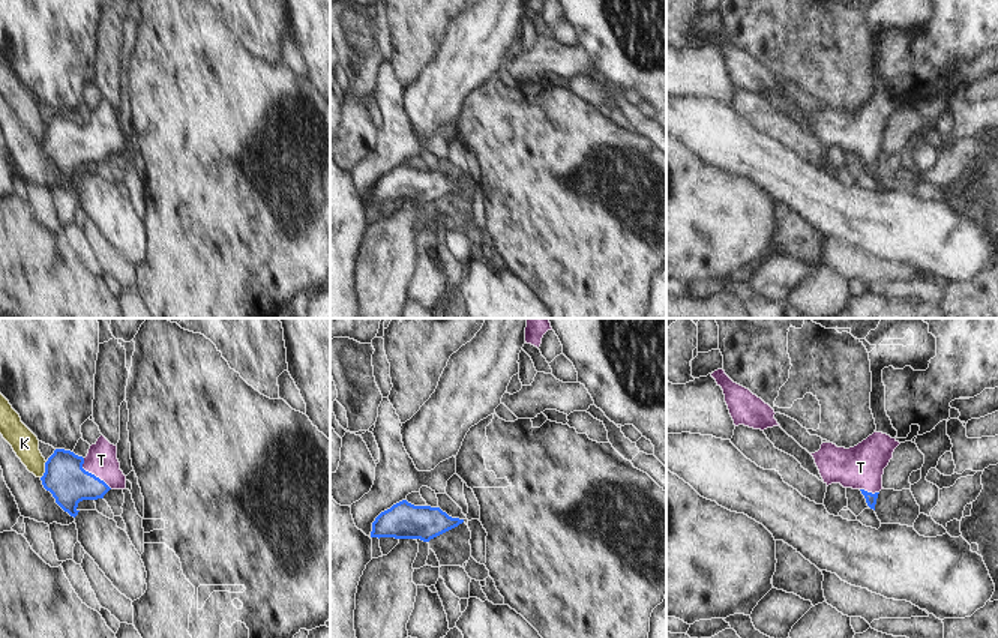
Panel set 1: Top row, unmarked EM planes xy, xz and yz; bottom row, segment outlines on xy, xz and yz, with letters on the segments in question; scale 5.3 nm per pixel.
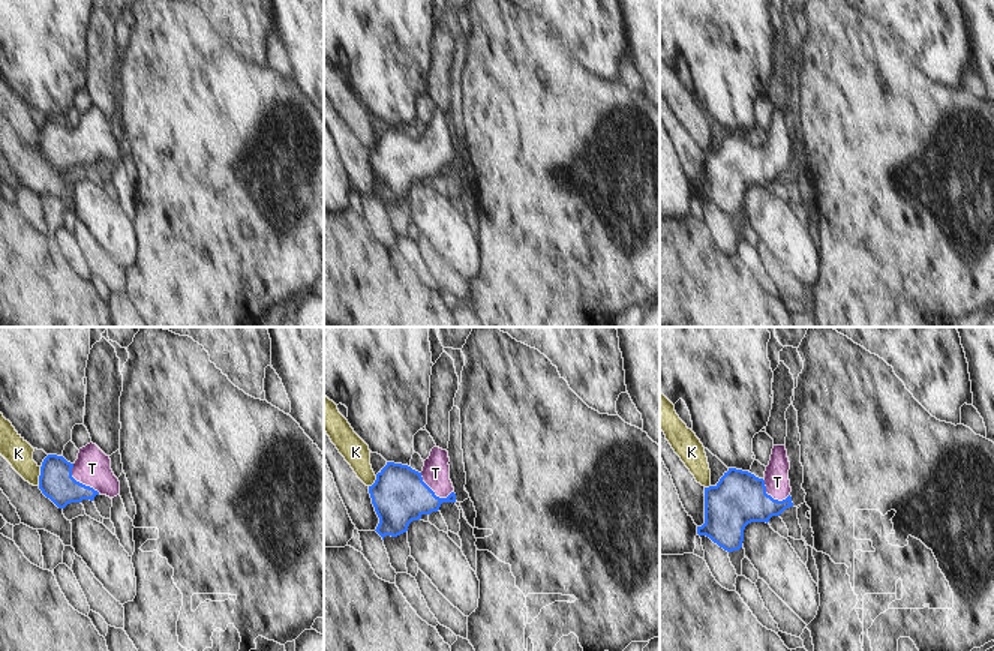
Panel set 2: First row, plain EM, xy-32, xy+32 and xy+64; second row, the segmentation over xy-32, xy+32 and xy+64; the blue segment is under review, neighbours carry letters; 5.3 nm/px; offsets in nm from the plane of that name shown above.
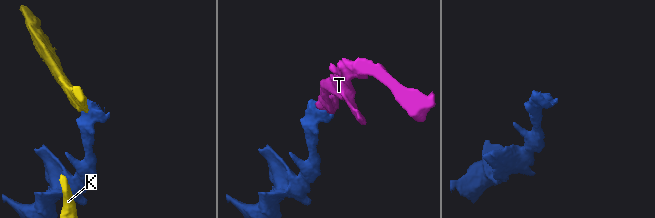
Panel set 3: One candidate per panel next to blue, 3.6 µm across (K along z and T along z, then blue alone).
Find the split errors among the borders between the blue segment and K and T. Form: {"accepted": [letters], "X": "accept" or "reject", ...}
{"accepted": ["T"], "K": "reject", "T": "accept"}

